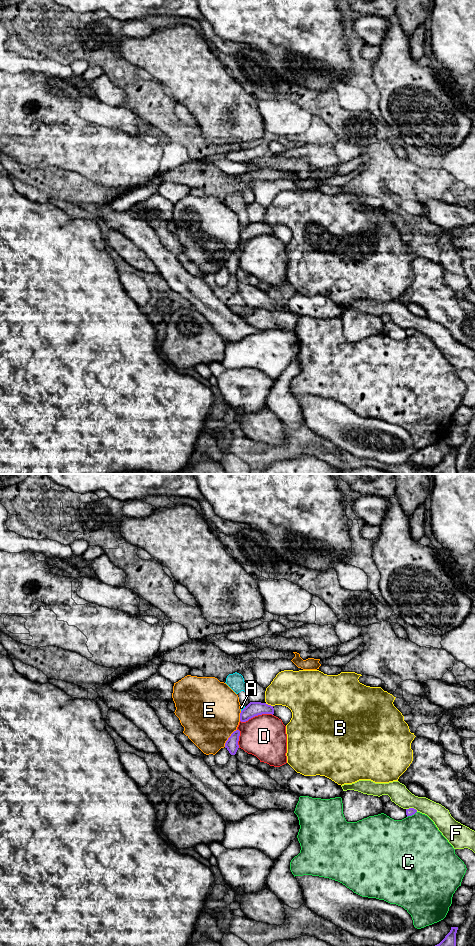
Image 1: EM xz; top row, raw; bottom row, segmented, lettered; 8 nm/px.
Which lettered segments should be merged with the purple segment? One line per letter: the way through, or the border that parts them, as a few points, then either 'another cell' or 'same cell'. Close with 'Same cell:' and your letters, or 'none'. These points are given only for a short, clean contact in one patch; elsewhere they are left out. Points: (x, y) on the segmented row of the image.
A: border along xz (245, 707), (241, 711); another cell
B: another cell
C: another cell
D: another cell
E: border along xz (236, 729), (224, 746); another cell
F: another cell
Same cell: none

